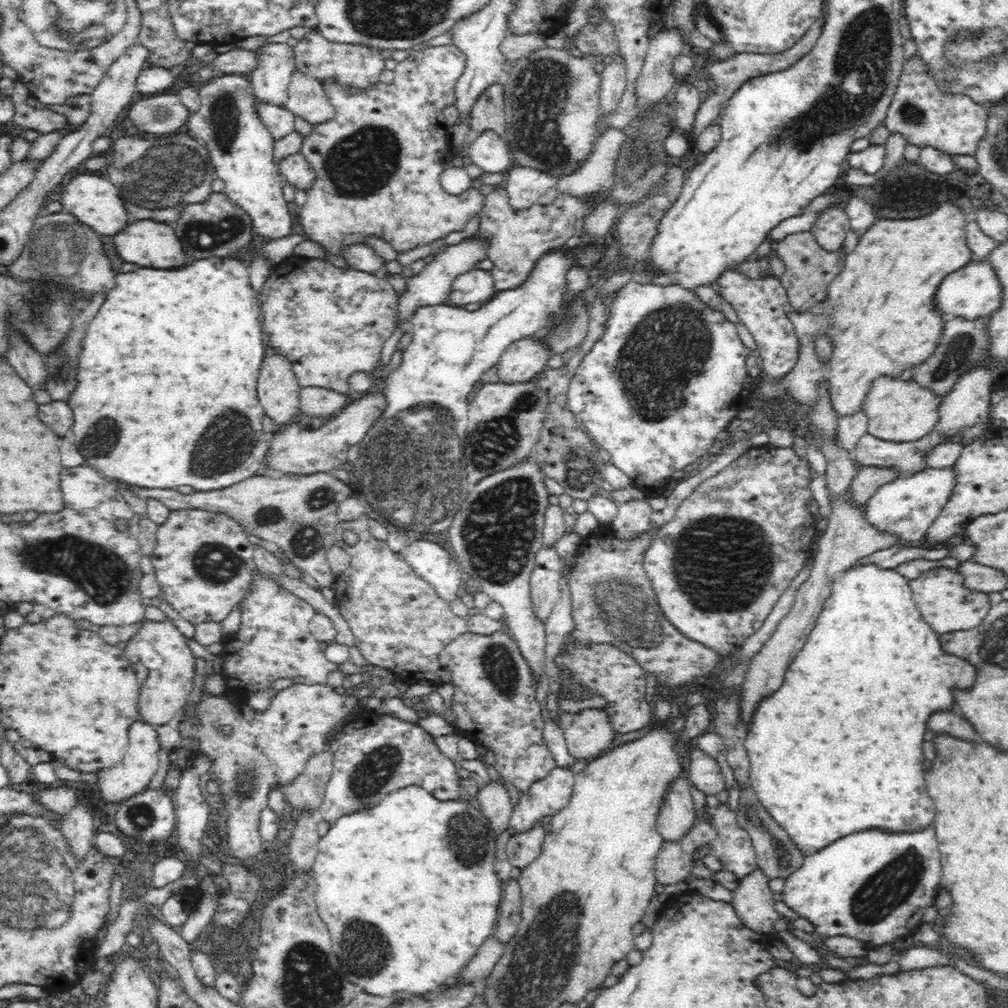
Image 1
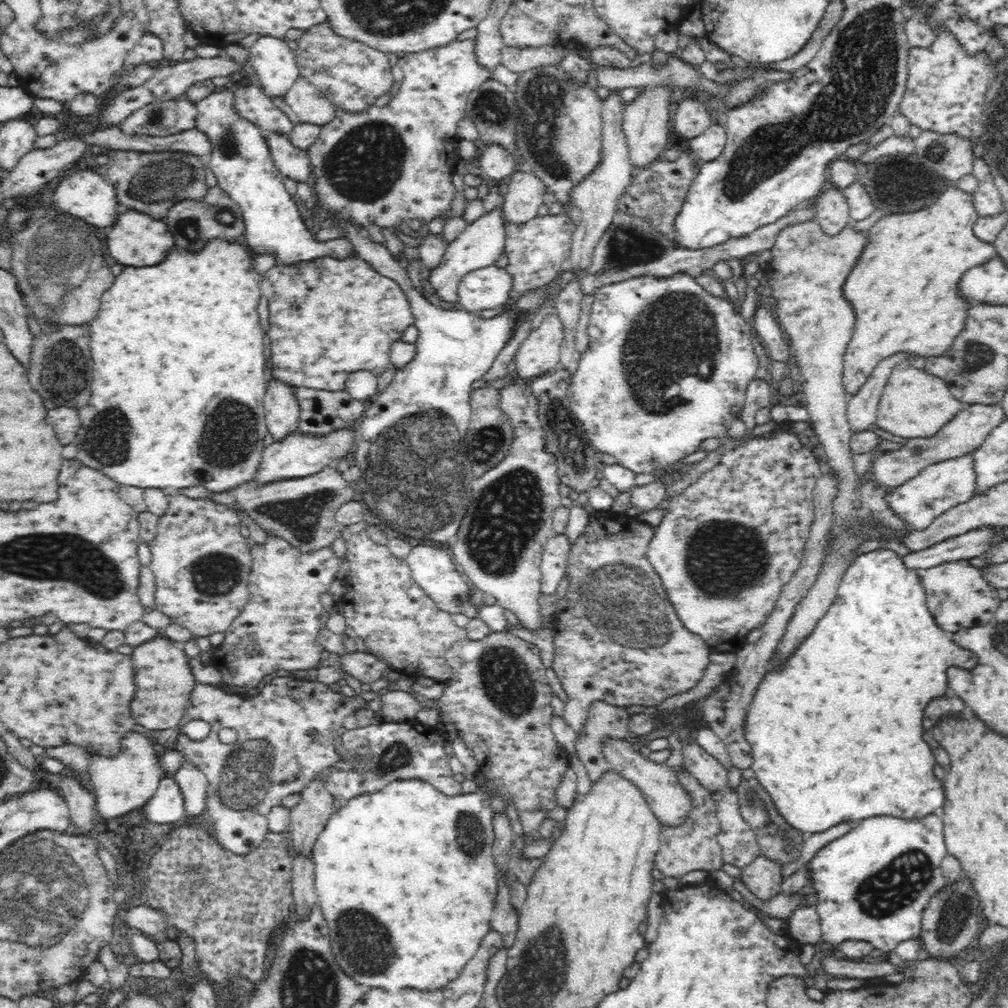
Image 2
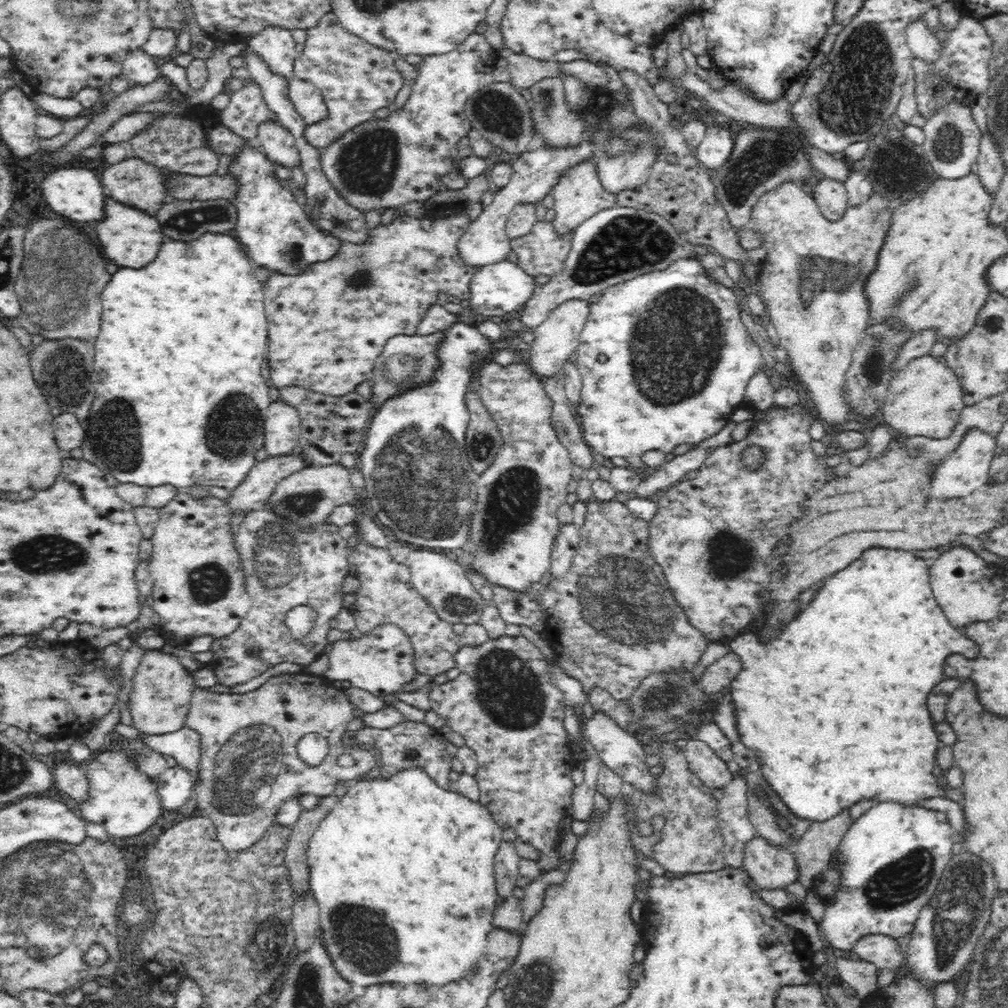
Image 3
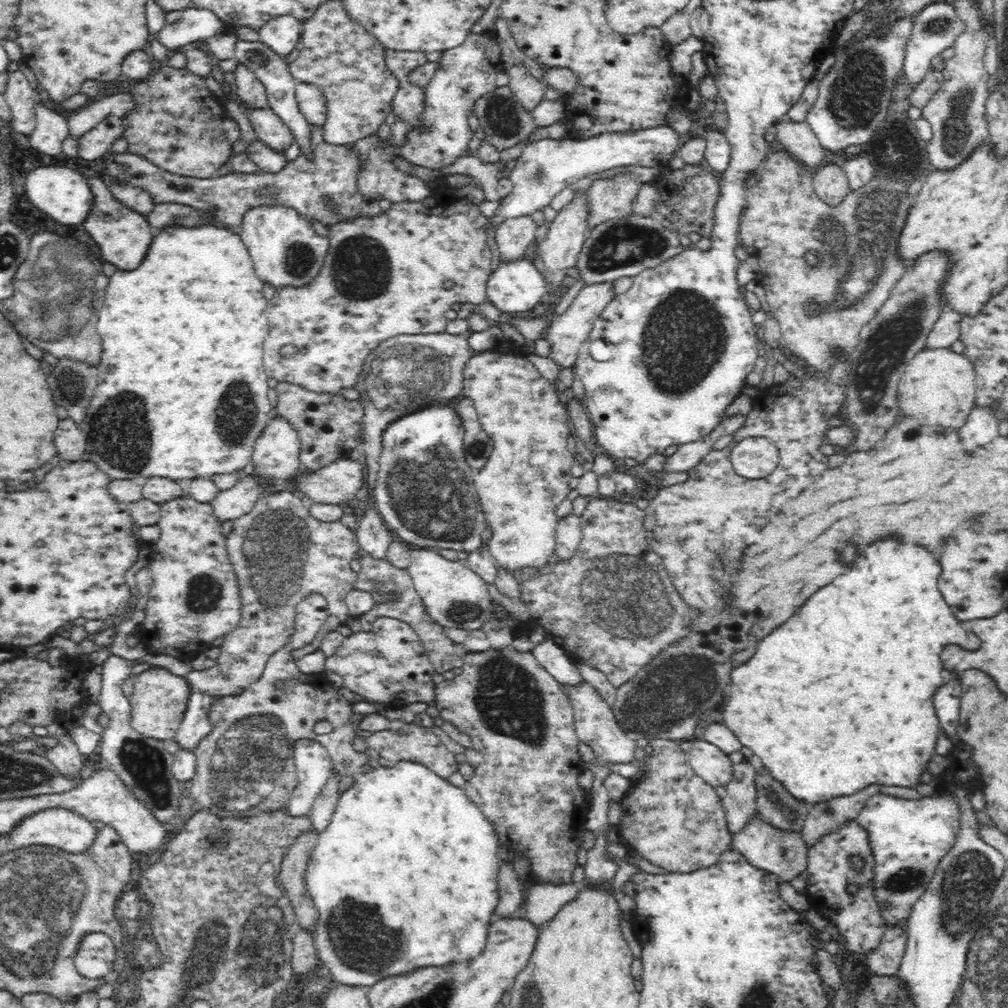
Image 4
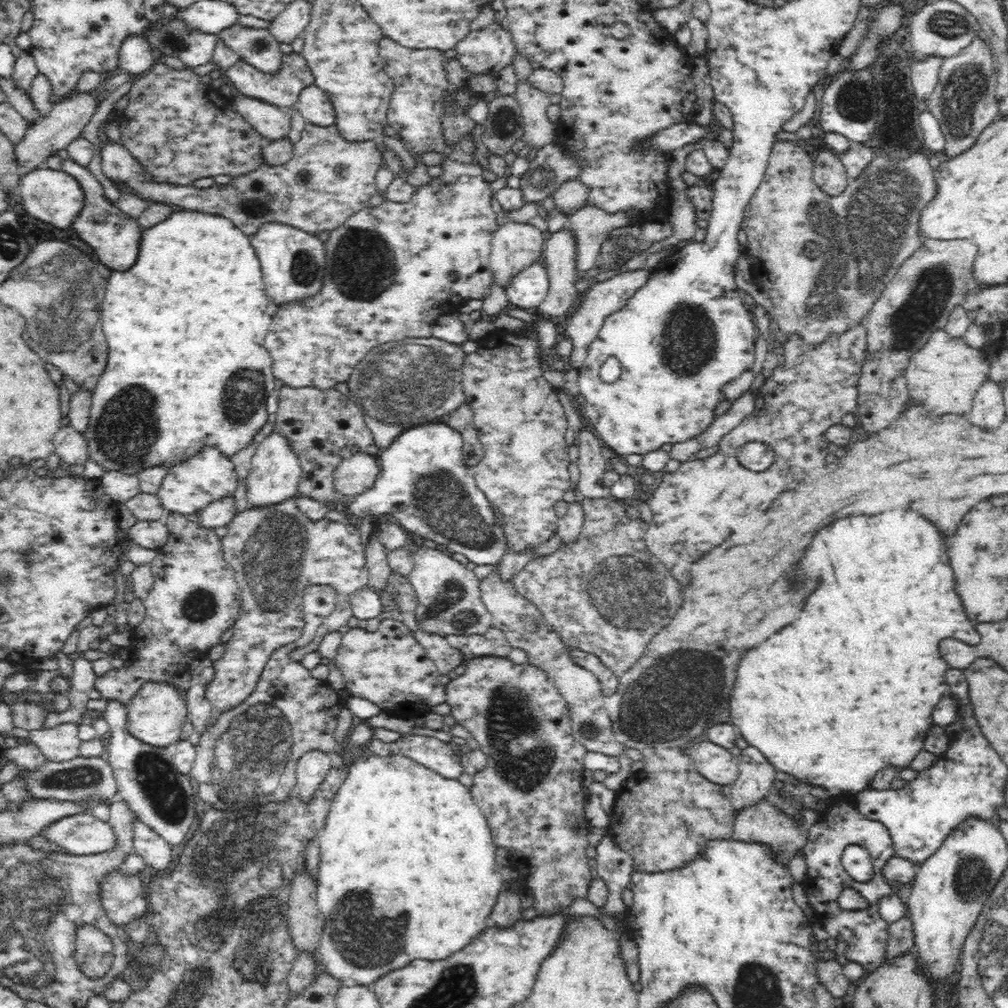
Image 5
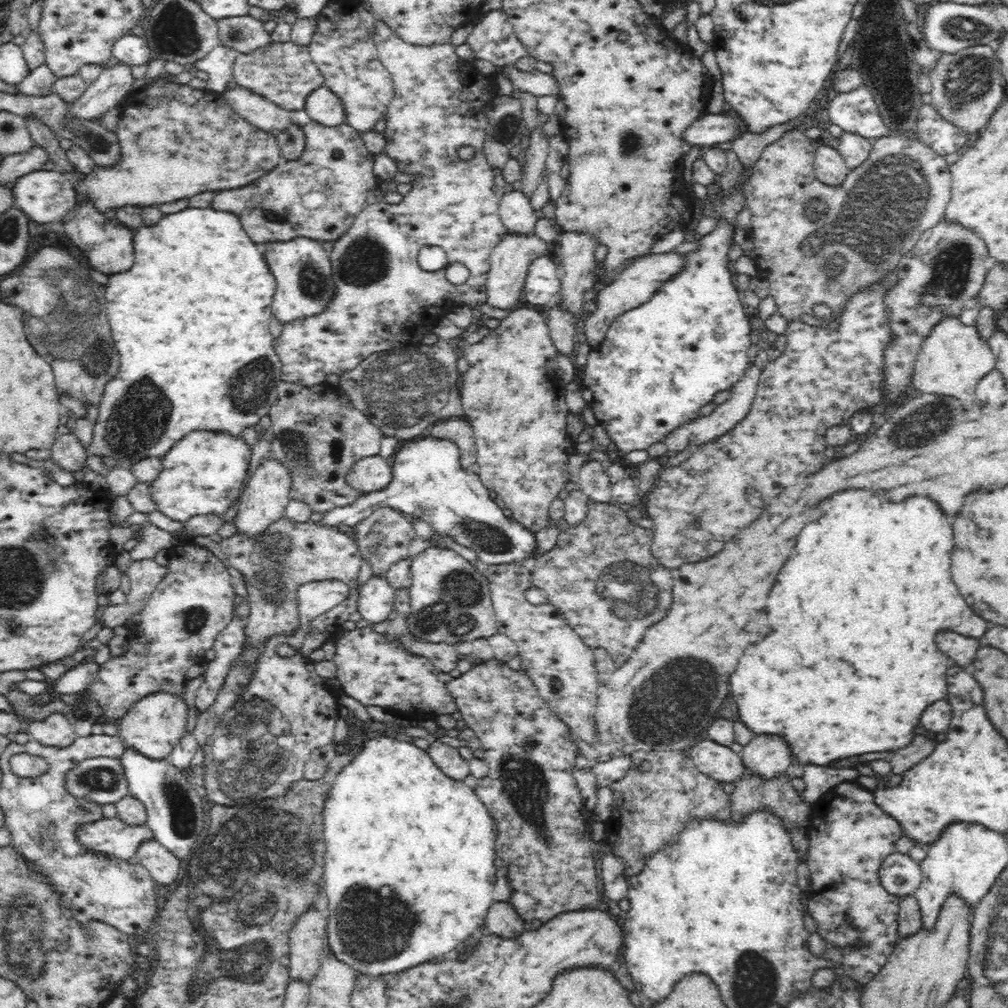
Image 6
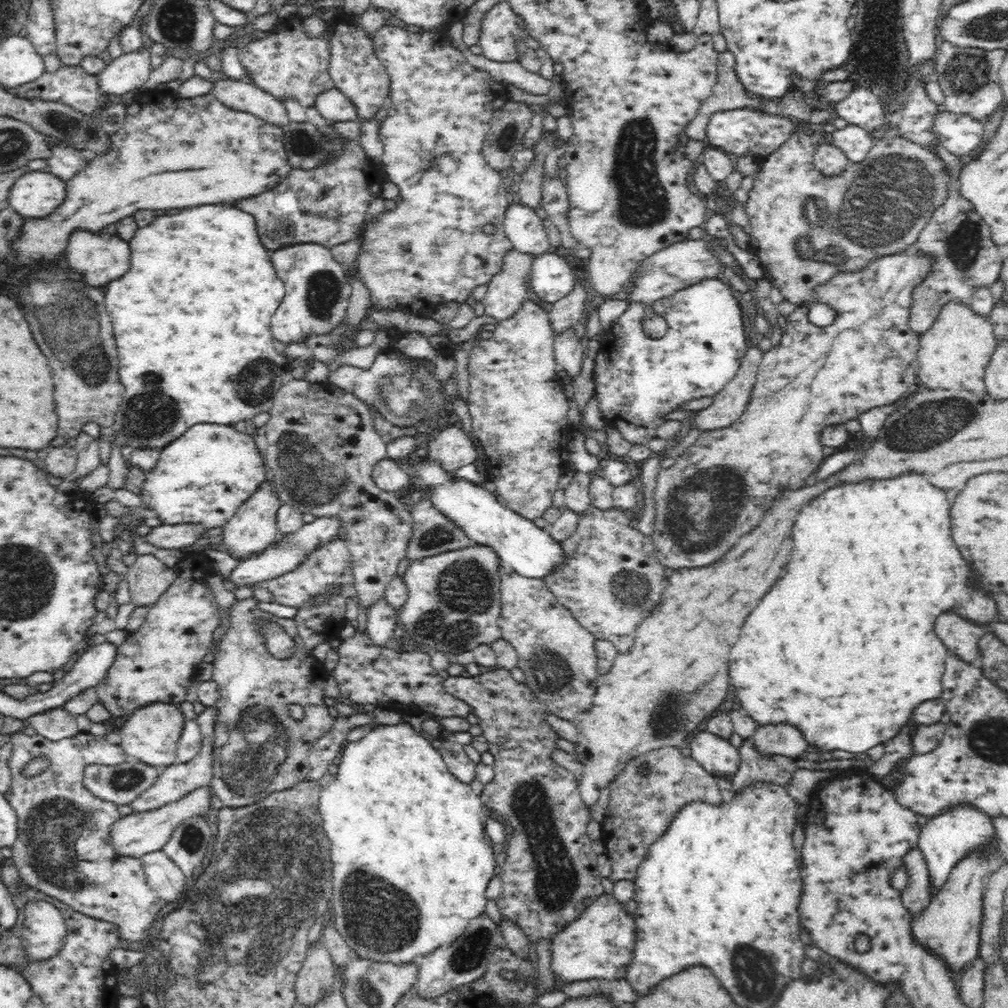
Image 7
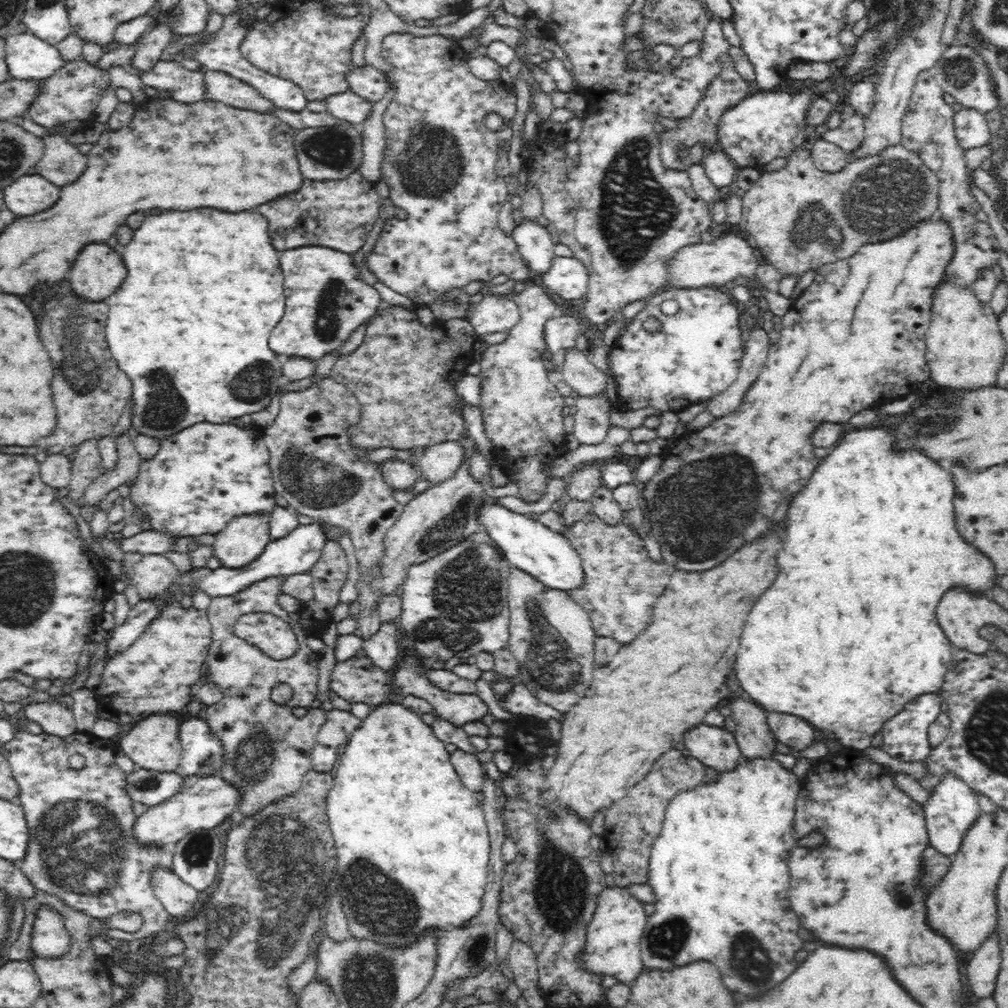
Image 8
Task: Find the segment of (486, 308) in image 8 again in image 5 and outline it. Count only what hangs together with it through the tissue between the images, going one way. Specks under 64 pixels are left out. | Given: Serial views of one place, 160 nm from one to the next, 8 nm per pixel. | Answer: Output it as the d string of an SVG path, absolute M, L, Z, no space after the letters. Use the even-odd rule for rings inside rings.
M510 221L498 227L489 257L493 281L504 288L518 272L541 262L547 235L529 223Z

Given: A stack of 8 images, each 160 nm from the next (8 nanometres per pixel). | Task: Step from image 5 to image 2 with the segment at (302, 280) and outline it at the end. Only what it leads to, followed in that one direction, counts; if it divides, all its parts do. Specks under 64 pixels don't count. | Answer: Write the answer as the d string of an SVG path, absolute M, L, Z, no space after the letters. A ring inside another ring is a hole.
M228 89L210 93L204 100L196 102L197 117L195 118L196 130L203 132L211 146L208 166L217 178L217 186L229 194L229 197L240 207L245 232L246 245L252 255L274 254L281 265L290 266L298 262L312 261L318 258L331 257L333 260L345 260L355 253L354 246L349 240L338 238L328 242L317 242L316 236L308 231L298 211L296 200L284 187L284 176L276 168L272 160L264 132L258 126L246 121L234 111L234 90Z

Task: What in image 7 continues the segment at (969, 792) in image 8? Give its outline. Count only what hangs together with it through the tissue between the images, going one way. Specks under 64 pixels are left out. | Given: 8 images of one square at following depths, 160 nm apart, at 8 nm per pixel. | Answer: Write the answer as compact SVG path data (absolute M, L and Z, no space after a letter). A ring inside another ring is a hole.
M972 804L952 806L946 808L942 814L930 818L921 828L918 849L928 865L931 896L936 896L936 892L946 884L950 871L962 858L974 852L984 853L994 847L998 841L992 819L981 810L974 808Z

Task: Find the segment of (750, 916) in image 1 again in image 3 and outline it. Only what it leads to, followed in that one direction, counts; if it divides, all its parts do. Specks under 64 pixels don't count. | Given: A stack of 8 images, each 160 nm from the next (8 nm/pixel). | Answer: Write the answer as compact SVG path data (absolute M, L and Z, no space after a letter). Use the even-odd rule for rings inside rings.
M756 836L747 841L744 850L744 860L742 867L749 874L751 882L764 890L774 890L774 888L785 888L798 878L798 867L791 848L774 847L769 840Z

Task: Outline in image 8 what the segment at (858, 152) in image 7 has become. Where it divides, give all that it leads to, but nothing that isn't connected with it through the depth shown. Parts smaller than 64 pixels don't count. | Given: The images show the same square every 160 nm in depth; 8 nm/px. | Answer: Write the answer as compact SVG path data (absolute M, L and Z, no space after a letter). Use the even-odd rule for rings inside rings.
M853 115L843 119L840 126L835 129L828 129L823 134L823 139L838 145L847 153L852 153L860 148L865 137L865 122L861 115Z

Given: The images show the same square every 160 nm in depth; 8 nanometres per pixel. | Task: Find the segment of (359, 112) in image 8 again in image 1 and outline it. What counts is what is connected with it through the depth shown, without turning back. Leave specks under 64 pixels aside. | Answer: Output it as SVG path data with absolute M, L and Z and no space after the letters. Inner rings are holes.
M298 70L292 73L284 106L294 116L300 116L312 125L332 120L335 115L335 108L326 96L321 82Z

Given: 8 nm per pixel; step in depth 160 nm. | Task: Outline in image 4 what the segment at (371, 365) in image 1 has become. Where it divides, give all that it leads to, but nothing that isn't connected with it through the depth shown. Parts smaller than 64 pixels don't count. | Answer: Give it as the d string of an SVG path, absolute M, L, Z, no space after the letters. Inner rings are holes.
M472 181L463 187L434 186L428 199L418 202L392 203L391 207L375 217L361 217L357 215L352 219L338 222L329 227L327 240L329 252L325 259L324 267L308 284L301 287L276 287L276 294L270 300L268 308L268 320L270 320L270 334L264 340L264 368L269 378L278 380L279 383L290 383L319 393L339 394L342 388L354 388L358 382L358 376L363 370L366 357L378 348L382 341L398 335L425 335L441 333L446 330L447 321L452 315L456 302L472 302L475 306L487 301L486 281L492 274L492 250L487 245L487 230L489 218L482 215L478 209L480 202L485 200L481 187ZM444 282L454 282L452 288L444 288Z

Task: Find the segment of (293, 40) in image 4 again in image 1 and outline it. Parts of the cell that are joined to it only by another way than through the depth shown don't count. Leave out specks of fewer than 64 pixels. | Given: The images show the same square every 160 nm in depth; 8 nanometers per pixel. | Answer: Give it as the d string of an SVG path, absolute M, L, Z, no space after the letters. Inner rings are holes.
M286 43L266 45L260 51L259 60L258 68L244 74L252 85L255 97L258 101L284 106L288 98L288 87L292 73L297 70L293 48Z

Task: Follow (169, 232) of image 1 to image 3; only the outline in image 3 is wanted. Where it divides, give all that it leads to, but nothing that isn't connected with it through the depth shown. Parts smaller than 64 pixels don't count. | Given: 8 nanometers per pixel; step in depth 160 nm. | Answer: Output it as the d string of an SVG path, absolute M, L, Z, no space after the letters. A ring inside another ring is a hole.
M107 195L105 198L106 218L102 222L98 222L98 226L96 226L98 240L104 248L103 255L108 256L112 262L116 262L116 265L124 266L124 268L142 268L142 266L150 264L150 260L154 260L154 256L158 254L158 248L164 242L158 219L142 210L130 208L130 205L124 206L122 203L114 202Z

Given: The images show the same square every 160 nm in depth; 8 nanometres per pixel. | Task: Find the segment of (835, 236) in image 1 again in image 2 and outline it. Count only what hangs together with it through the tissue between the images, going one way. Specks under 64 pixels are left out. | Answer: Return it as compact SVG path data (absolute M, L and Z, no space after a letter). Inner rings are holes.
M840 188L826 189L815 197L813 203L815 220L828 236L842 233L852 222L846 197Z

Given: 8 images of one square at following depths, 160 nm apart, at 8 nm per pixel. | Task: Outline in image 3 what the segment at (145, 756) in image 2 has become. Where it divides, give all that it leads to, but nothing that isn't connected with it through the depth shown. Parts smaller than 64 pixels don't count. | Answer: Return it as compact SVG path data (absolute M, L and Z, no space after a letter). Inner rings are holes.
M97 752L83 767L89 783L89 796L84 802L70 805L86 822L101 824L110 837L122 840L138 836L156 824L162 812L157 786L148 776L138 772L138 763L129 760L125 752Z

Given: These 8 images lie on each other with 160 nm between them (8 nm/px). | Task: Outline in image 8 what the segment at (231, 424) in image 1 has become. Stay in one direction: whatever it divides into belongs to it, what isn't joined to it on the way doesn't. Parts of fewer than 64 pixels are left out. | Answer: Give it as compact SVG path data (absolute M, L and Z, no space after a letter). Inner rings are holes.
M196 208L192 212L164 212L160 216L148 216L142 226L134 232L134 238L122 250L122 260L128 268L128 276L122 282L122 288L108 296L103 302L110 306L105 335L107 346L119 369L131 380L131 424L138 434L145 434L157 440L168 438L178 432L200 422L212 424L230 423L234 419L244 417L268 408L276 390L283 383L283 358L274 356L274 352L266 346L272 328L284 314L284 276L278 262L278 252L270 244L268 221L262 214L252 212L220 212L214 208Z

